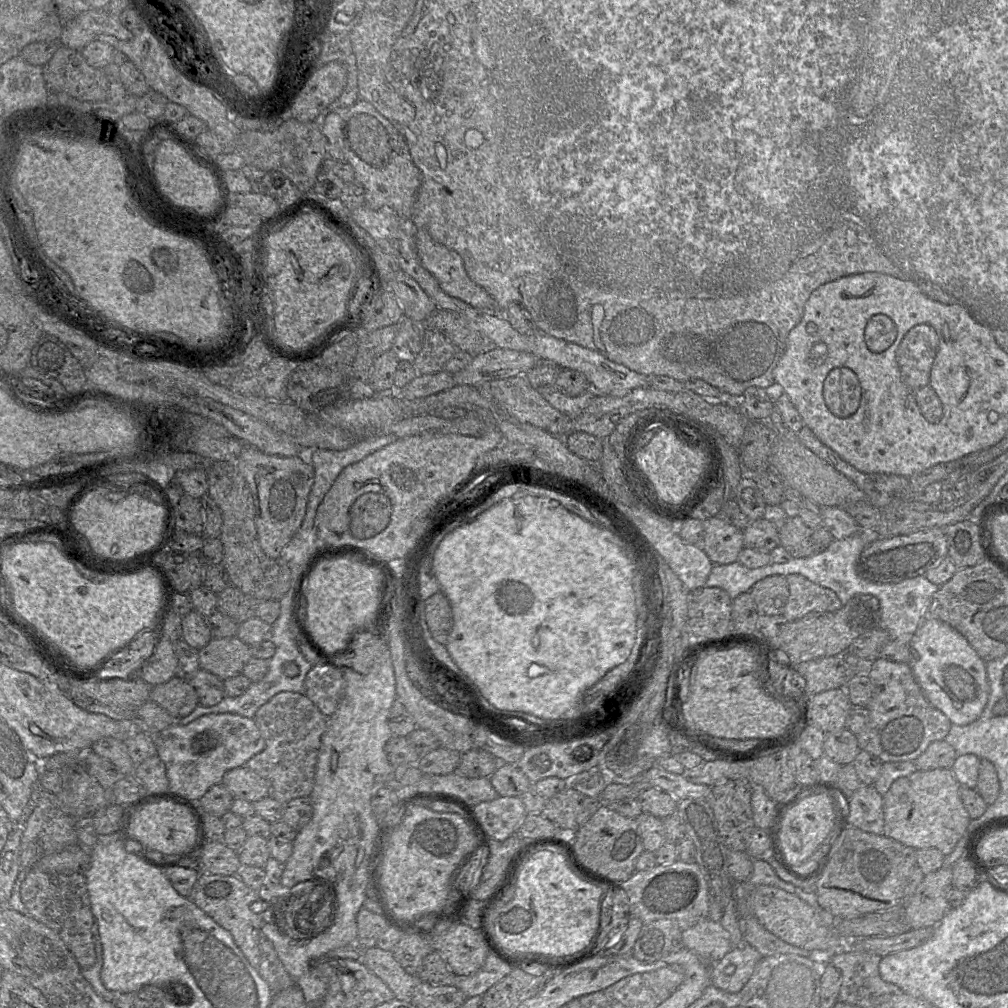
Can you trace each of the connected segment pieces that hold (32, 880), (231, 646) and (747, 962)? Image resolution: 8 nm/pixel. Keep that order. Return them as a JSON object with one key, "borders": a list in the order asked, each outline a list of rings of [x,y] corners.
{"borders":[[[[33,867],[21,884],[21,900],[29,910],[30,917],[51,928],[61,937],[81,969],[90,968],[95,963],[91,931],[94,916],[83,872],[46,873]]],[[[236,636],[212,638],[198,650],[200,668],[221,680],[241,674],[251,658],[251,647]]],[[[752,946],[733,948],[725,956],[709,963],[711,984],[729,993],[739,992],[750,979],[754,968],[763,956]]]]}

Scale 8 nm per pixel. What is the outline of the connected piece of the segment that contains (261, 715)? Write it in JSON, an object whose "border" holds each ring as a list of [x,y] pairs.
{"border":[[[280,692],[257,710],[254,720],[265,740],[265,747],[261,752],[251,757],[246,766],[269,782],[268,796],[283,805],[294,798],[310,796],[314,786],[321,738],[326,730],[327,719],[305,694],[294,692]]]}

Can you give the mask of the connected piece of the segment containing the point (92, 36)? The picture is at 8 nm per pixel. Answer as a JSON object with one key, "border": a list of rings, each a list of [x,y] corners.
{"border":[[[89,9],[71,20],[64,20],[59,43],[76,51],[81,51],[85,45],[95,40],[100,34],[112,35],[120,40],[133,38],[133,33],[120,22],[119,15],[113,15],[106,9]]]}

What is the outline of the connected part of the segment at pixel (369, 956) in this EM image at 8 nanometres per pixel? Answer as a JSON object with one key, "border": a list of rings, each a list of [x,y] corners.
{"border":[[[370,947],[362,950],[360,962],[364,964],[372,973],[379,977],[393,992],[394,997],[405,1002],[412,1002],[412,995],[418,982],[423,982],[417,976],[408,974],[395,960],[391,951],[384,951],[377,947]]]}

